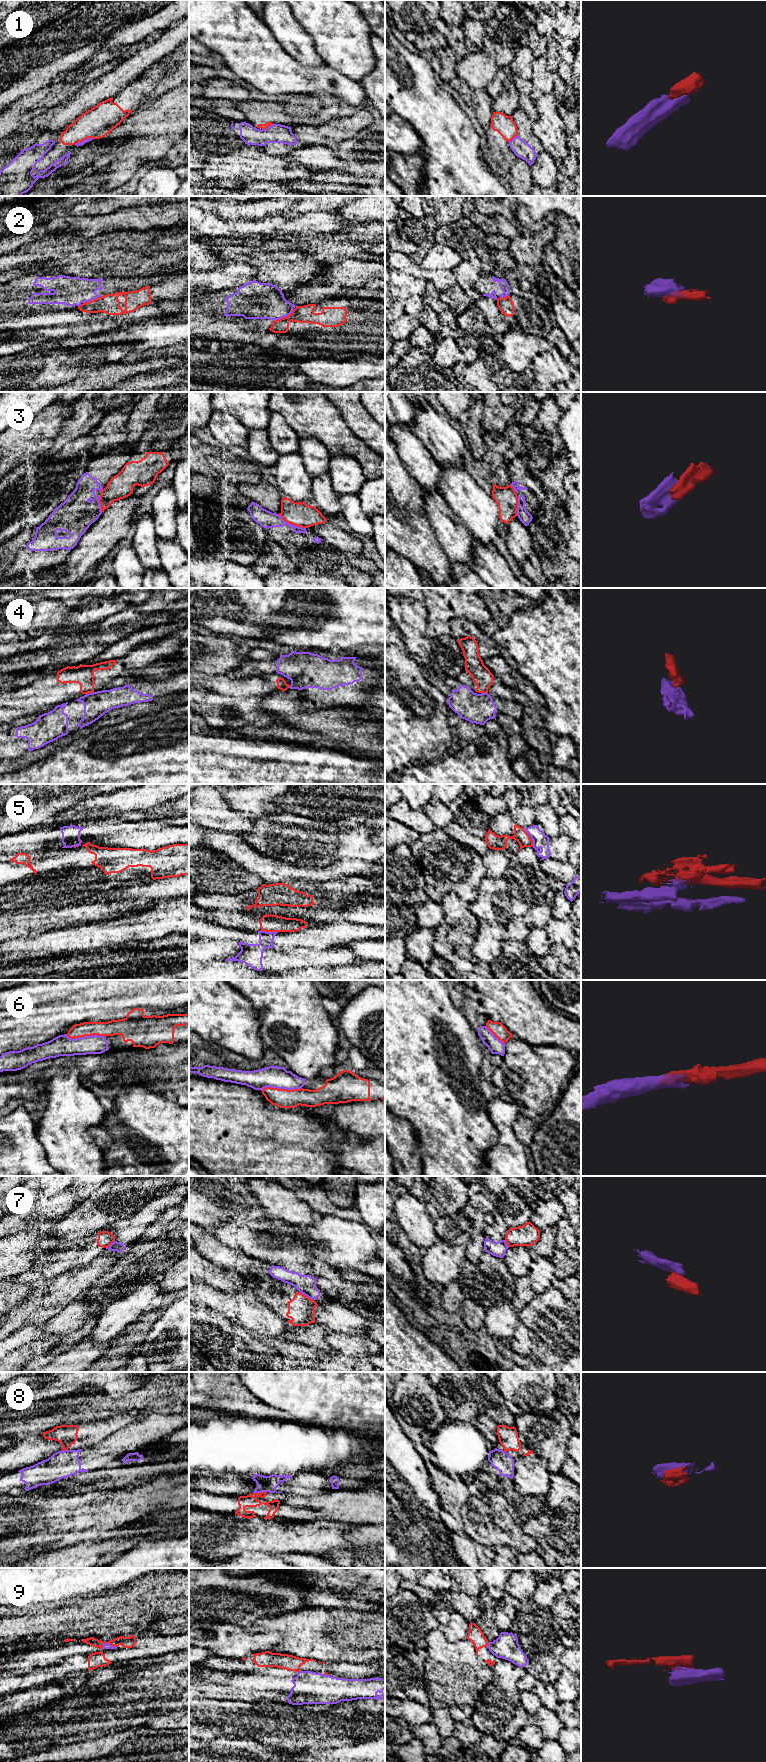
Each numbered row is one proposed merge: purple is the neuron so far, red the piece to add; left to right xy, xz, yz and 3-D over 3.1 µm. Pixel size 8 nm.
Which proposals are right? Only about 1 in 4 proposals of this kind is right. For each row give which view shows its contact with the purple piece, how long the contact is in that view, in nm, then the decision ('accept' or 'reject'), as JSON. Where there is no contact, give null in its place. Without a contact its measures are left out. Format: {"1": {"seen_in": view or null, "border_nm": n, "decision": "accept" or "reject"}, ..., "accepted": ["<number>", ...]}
{"1": {"seen_in": "xz", "border_nm": 110, "decision": "reject"}, "2": {"seen_in": "xz", "border_nm": 190, "decision": "reject"}, "3": {"seen_in": "xz", "border_nm": 260, "decision": "reject"}, "4": {"seen_in": "xy", "border_nm": 70, "decision": "reject"}, "5": {"seen_in": "xz", "border_nm": 140, "decision": "reject"}, "6": {"seen_in": "xy", "border_nm": 320, "decision": "accept"}, "7": {"seen_in": "xz", "border_nm": 140, "decision": "reject"}, "8": {"seen_in": "xz", "border_nm": 110, "decision": "reject"}, "9": {"seen_in": "xy", "border_nm": 120, "decision": "reject"}, "accepted": ["6"]}

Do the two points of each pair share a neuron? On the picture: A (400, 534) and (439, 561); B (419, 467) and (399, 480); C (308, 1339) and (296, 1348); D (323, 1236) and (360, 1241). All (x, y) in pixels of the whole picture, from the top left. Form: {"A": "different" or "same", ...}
{"A": "same", "B": "different", "C": "different", "D": "same"}

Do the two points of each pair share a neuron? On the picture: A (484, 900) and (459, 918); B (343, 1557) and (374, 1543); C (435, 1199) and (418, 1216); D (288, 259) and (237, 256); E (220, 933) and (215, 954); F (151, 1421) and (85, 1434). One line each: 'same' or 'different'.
A: different
B: same
C: different
D: same
E: different
F: different

